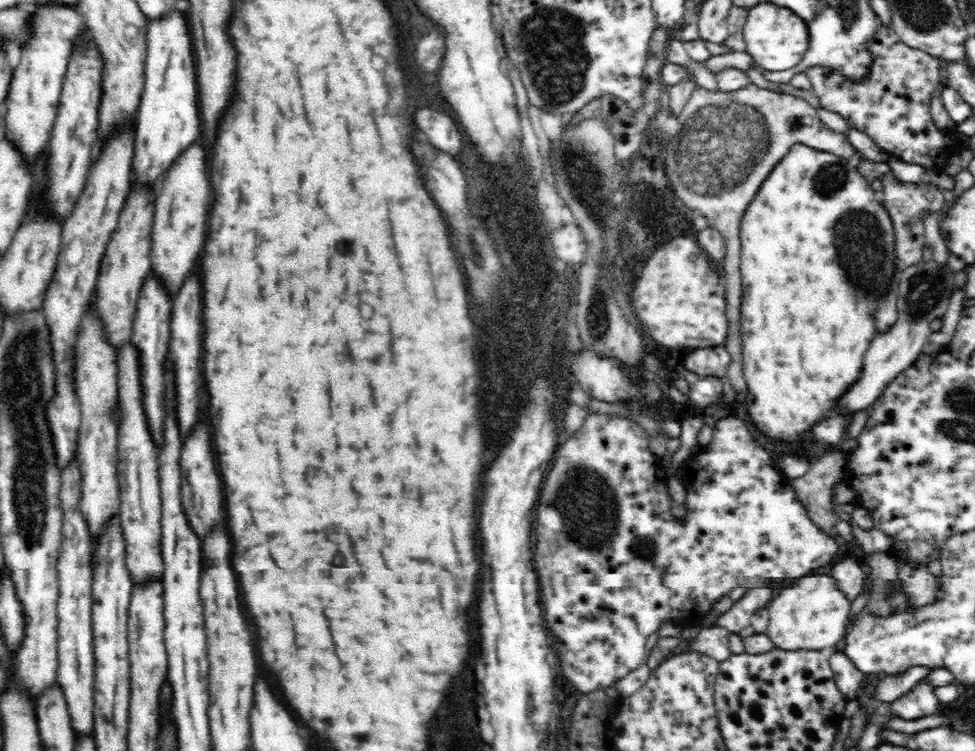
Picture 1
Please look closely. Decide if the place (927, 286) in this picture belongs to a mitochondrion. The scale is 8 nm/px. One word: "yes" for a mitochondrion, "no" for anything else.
yes

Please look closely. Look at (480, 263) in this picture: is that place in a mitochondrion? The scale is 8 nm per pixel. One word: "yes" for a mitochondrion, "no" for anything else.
yes

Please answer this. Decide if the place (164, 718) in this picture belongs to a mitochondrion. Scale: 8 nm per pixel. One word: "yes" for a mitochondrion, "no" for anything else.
no

